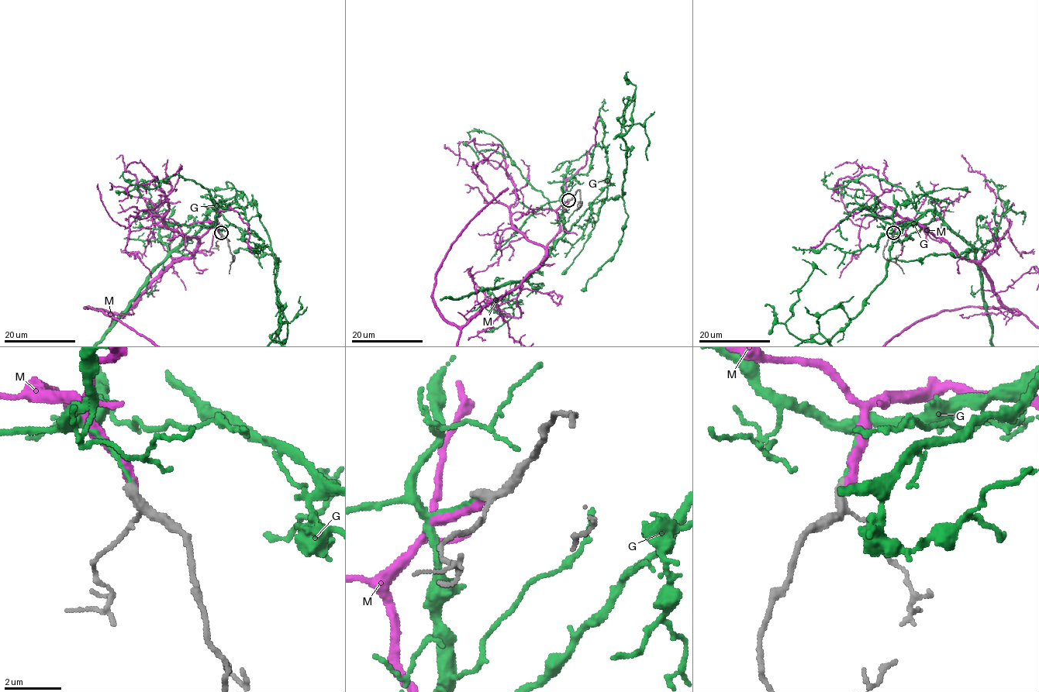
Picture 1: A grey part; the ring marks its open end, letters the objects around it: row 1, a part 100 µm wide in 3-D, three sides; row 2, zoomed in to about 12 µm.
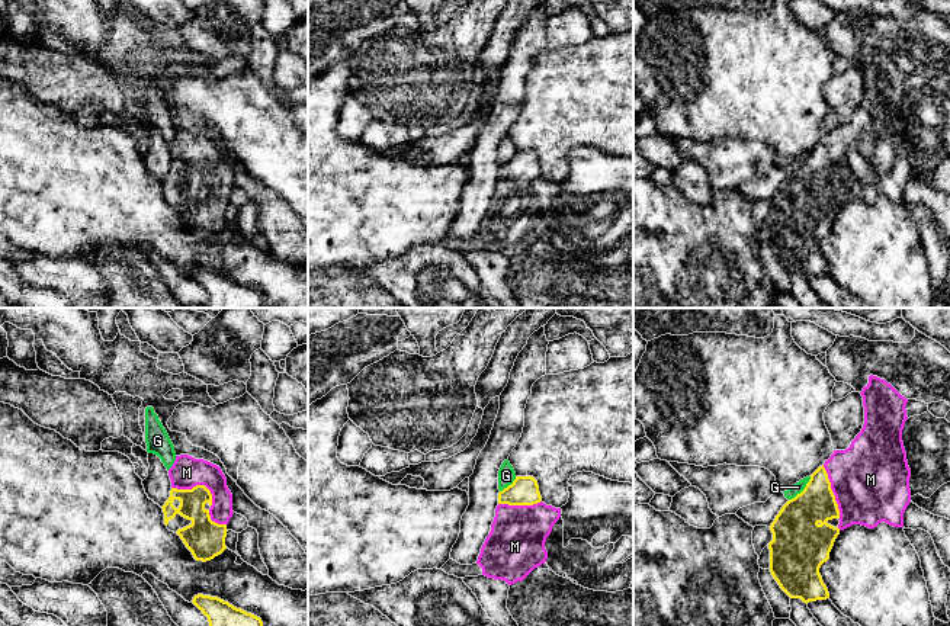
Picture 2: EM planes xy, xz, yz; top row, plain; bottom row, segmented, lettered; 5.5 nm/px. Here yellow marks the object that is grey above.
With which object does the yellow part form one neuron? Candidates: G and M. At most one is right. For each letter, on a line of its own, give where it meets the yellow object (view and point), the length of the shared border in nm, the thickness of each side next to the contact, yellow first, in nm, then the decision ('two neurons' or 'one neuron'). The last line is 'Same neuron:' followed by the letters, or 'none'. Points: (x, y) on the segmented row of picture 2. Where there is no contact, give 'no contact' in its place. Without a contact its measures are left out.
G: contact yz (804, 490); length 180 nm; calibres 260 and 60 nm; two neurons
M: contact yz (833, 493); length 320 nm; calibres 220 and 440 nm; one neuron
Same neuron: M

